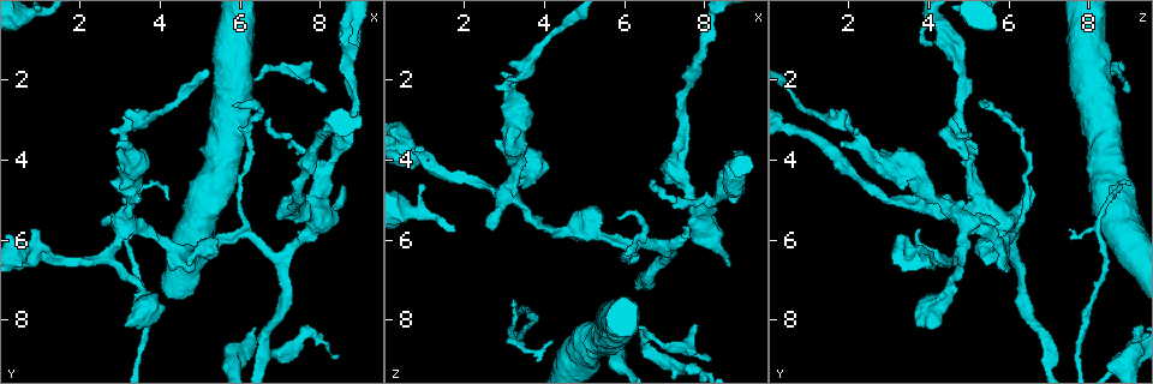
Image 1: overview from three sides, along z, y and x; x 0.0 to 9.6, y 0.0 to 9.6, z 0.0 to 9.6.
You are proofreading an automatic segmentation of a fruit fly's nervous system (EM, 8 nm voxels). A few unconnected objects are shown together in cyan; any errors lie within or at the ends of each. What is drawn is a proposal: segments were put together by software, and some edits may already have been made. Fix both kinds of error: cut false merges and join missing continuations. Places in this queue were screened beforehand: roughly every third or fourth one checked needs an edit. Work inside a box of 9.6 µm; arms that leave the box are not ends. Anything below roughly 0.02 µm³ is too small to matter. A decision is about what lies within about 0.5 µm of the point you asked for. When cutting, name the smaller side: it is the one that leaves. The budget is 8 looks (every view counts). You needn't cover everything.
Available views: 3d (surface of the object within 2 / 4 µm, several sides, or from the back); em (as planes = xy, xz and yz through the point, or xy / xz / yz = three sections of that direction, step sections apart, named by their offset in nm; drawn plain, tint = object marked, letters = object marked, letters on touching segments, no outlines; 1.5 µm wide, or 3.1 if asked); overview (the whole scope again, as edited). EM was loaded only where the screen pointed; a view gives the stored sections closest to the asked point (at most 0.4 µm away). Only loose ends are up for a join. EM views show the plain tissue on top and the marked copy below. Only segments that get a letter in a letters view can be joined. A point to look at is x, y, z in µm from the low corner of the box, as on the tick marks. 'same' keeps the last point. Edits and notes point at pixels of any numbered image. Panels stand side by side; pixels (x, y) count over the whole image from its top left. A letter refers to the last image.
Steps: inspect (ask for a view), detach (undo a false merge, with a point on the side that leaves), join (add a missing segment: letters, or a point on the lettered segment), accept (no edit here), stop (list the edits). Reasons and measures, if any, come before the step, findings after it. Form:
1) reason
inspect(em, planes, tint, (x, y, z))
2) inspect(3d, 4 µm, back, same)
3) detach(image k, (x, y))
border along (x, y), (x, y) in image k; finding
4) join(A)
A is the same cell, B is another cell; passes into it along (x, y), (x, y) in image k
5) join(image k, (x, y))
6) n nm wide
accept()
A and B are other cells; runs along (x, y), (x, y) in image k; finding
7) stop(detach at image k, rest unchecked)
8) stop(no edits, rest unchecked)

an open end
inspect(3d, 4 µm, (8.60, 4.70, 6.50))

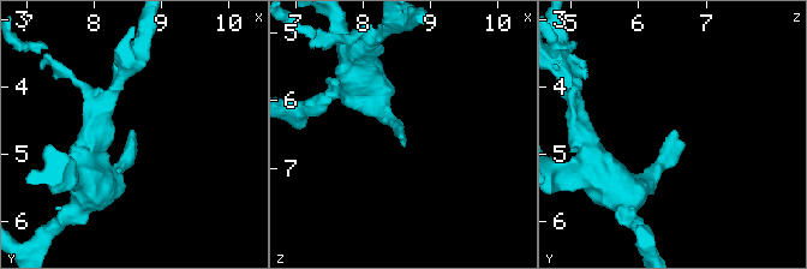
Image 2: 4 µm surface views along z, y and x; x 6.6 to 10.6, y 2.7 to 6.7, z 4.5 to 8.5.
now the EM
inspect(em, xy, step 4, letters, (8.55, 4.60, 6.60))

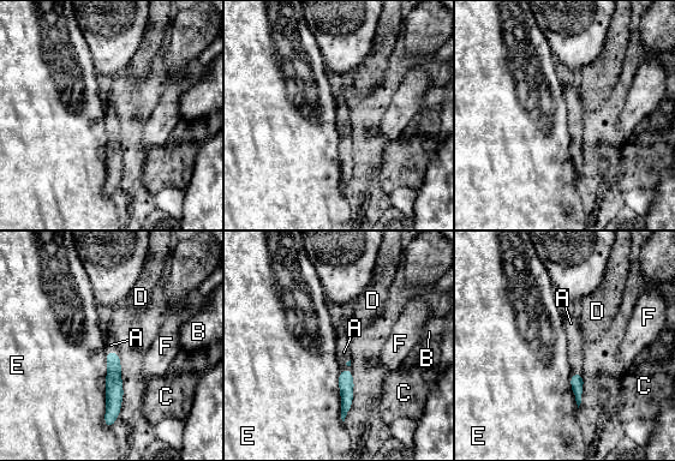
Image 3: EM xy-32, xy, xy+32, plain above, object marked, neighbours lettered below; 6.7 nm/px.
inspect(em, planes, letters, same)

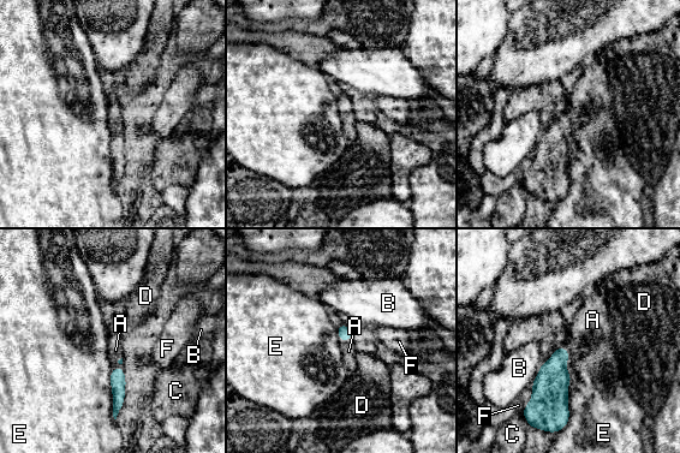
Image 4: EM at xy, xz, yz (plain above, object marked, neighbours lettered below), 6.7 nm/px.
join(A)
A is the same cell, B, C, D, E and F are other cells; passes into it along (344, 332), (345, 340), (349, 351) in image 4; the neuron continues

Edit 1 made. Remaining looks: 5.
redraw
inspect(overview)

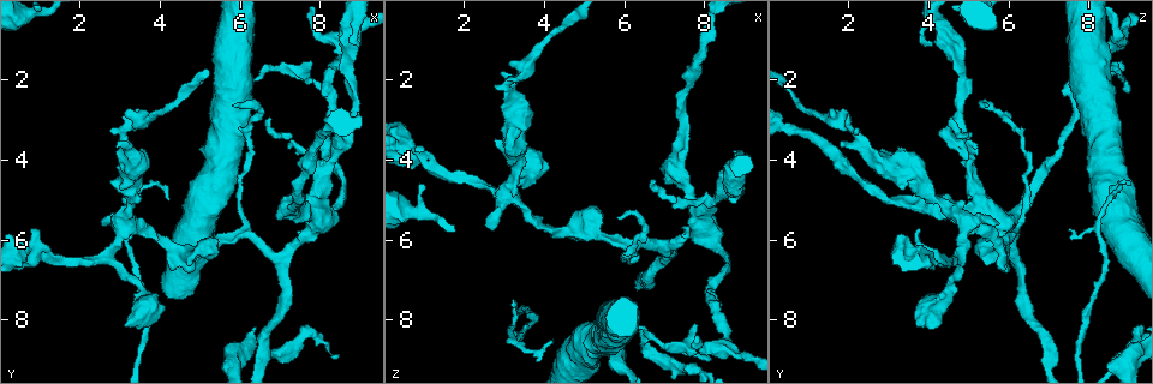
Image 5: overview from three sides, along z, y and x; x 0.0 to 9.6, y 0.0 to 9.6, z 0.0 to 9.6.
sudden change in width
inspect(3d, 4 µm, (3.85, 2.85, 1.10))

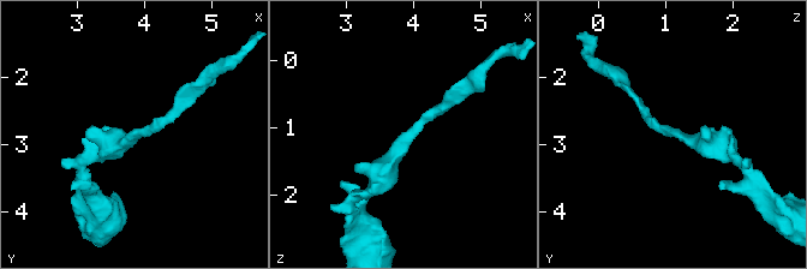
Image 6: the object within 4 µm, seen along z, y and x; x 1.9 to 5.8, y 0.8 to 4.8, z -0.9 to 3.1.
inspect(em, planes, letters, (3.95, 2.80, 1.10))

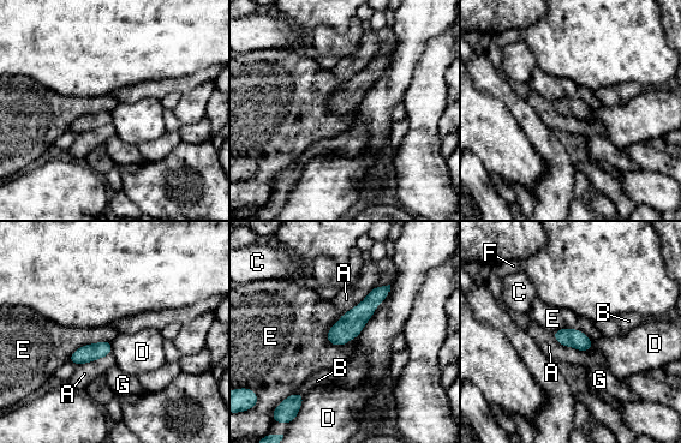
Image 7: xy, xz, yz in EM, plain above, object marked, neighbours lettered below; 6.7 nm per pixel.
accept()
A, B, C, D, E, F and G are other cells; runs along (387, 288), (332, 341) in image 7; all the same neuron

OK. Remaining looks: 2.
stop(join at image 4, rest unchecked)

